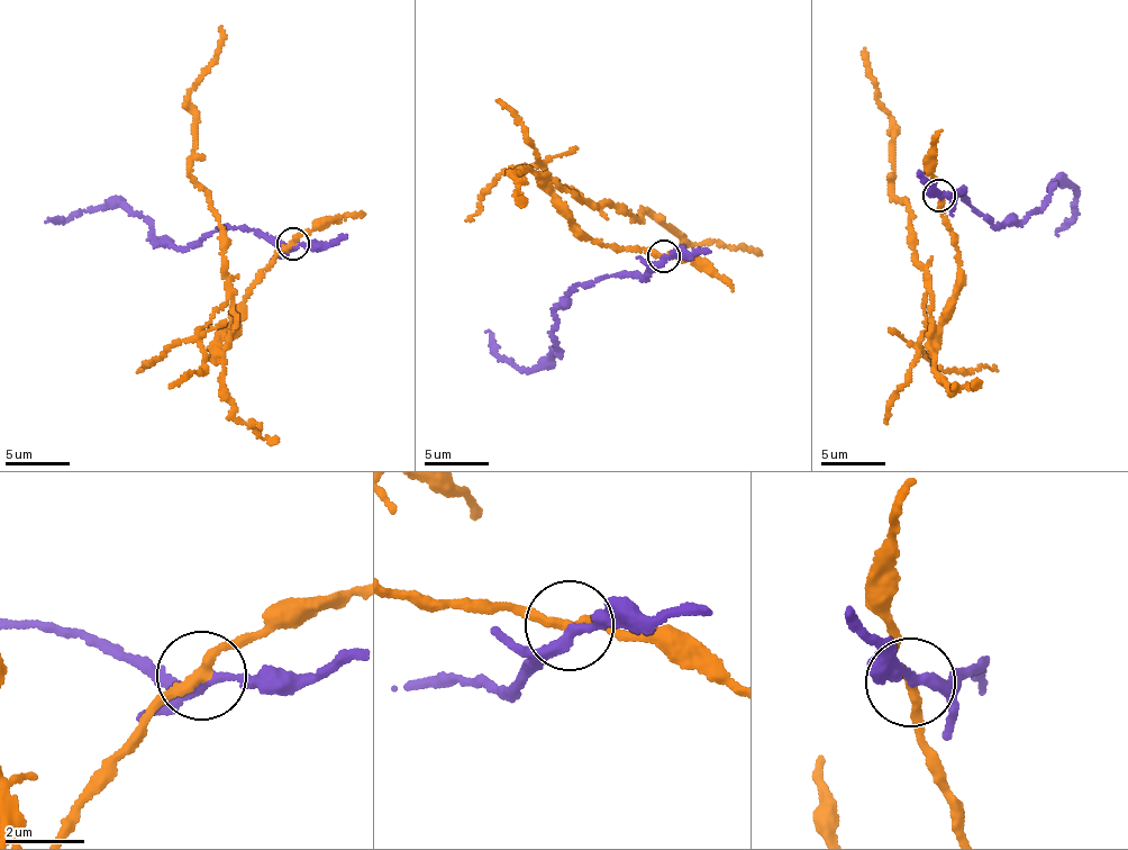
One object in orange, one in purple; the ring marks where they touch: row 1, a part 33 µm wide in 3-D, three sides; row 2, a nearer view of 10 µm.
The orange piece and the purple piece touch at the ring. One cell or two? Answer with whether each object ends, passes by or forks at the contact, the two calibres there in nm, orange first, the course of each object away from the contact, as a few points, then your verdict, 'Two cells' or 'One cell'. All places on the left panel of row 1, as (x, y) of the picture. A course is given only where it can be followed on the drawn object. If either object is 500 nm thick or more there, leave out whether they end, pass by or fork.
At the ring orange passes by. At the ring purple passes by. Thickness 240 nm (orange) against 260 nm. Course of orange: (293, 244), (244, 299), (221, 352), (234, 291), (212, 201), (190, 171), (190, 97), (221, 26). Course of purple: (294, 245), (280, 249), (243, 227), (178, 250), (157, 244), (149, 222), (101, 206), (63, 224), (45, 222). Two cells

